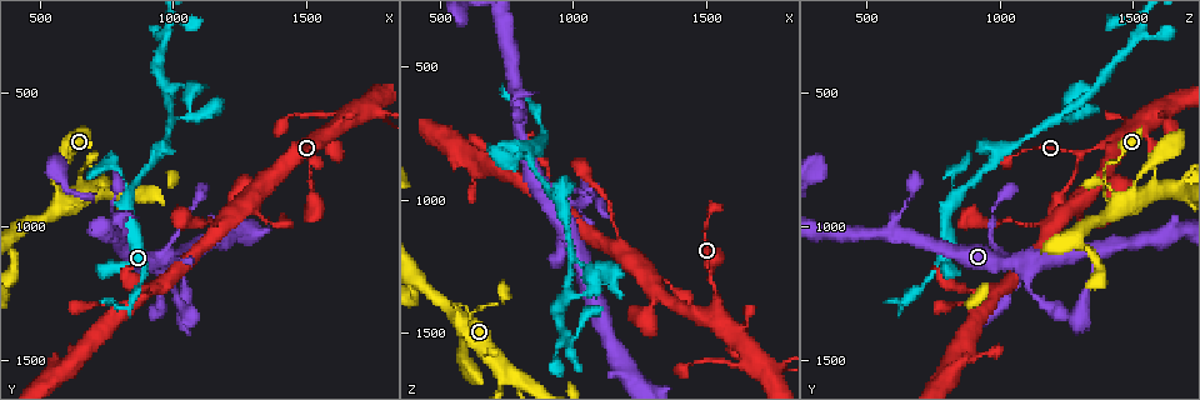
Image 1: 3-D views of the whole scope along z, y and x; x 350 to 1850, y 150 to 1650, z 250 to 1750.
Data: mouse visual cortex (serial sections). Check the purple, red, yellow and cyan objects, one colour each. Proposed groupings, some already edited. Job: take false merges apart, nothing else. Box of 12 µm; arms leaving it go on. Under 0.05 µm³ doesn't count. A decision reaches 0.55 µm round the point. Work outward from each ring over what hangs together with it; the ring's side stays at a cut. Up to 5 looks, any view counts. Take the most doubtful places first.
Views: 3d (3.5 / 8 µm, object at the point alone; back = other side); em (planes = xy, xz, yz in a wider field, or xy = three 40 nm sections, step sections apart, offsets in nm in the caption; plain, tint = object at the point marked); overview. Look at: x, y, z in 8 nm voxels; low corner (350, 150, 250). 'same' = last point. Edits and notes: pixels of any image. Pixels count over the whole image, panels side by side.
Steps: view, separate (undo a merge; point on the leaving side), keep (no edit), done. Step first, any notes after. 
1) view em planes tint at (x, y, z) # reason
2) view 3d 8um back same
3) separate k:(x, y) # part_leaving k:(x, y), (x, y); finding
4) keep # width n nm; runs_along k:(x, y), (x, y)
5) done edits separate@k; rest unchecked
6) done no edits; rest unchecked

view 3d 3.5um at (760, 770, 840) # abrupt turn

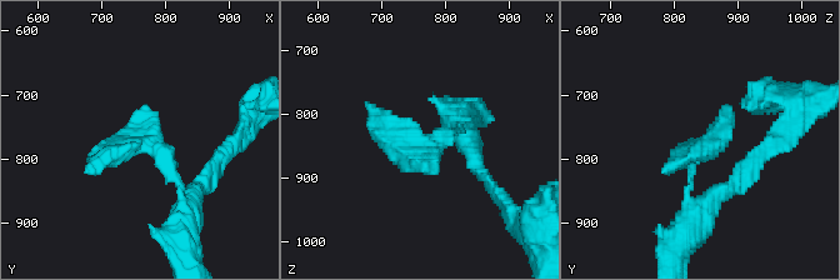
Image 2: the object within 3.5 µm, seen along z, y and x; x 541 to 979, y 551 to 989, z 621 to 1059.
view em xy step 2 tint at (765, 775, 850)

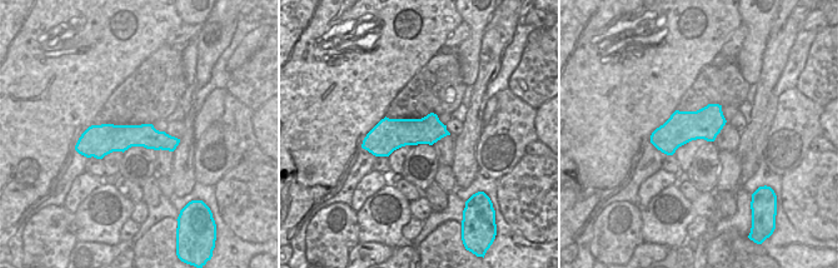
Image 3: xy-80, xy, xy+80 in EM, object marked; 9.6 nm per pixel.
keep # runs_along 3:(85, 137), (148, 137), (175, 142); one cell here

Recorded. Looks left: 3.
view 3d 3.5um at (780, 920, 650) # narrows sharply

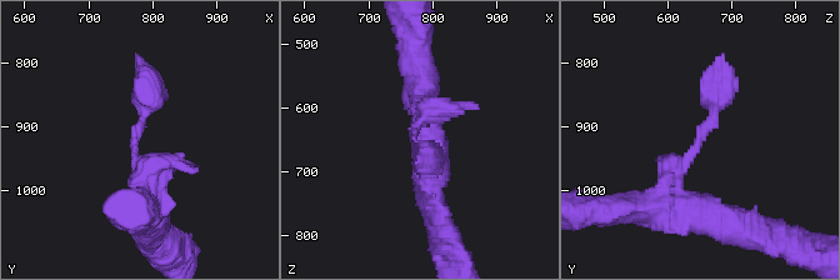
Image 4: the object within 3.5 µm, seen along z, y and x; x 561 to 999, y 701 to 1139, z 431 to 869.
view em xy step 5 tint at (775, 920, 650) # now the EM

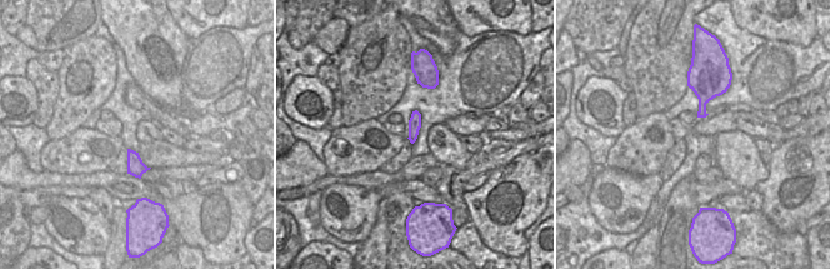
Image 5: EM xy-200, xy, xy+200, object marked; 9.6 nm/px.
view em xy step 1 tint same

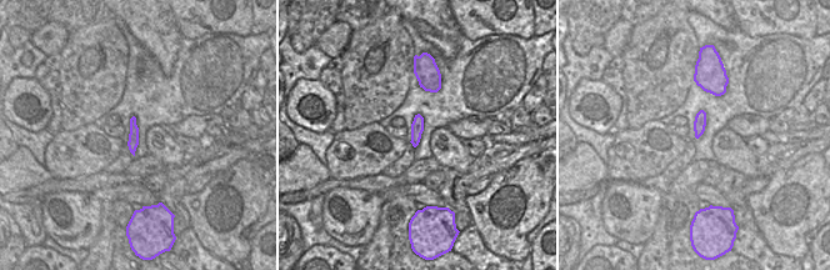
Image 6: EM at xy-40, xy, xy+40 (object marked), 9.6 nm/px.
keep # width 120 nm; runs_along 6:(133, 120), (133, 149); continuous, no second cell

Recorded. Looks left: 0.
done no edits; rest unchecked

